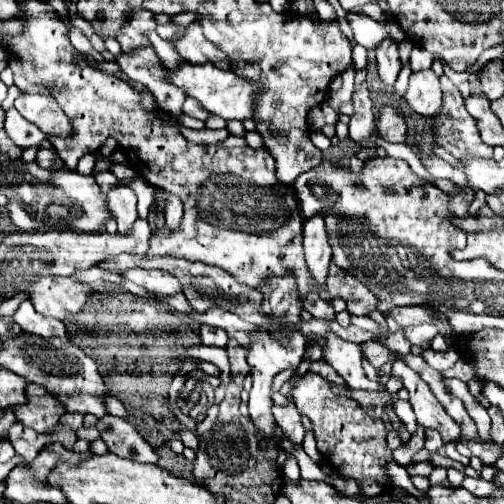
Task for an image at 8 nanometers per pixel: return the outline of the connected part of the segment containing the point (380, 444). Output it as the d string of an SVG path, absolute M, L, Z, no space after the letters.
M306 373L298 381L298 385L294 387L292 395L294 395L296 409L302 415L306 415L312 421L312 425L314 425L314 437L316 437L318 451L324 455L324 459L330 463L335 471L347 478L353 478L358 483L360 491L361 484L375 482L383 485L386 491L388 489L388 476L385 464L394 461L394 459L392 459L392 451L388 449L388 443L386 443L384 421L382 419L372 419L372 417L364 415L364 409L354 399L334 395L330 383L326 379L322 379L320 375L316 375L316 373Z

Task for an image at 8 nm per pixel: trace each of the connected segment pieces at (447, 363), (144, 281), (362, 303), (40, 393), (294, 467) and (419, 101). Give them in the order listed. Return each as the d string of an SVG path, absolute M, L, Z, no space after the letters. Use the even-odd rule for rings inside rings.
M448 347L446 351L432 351L432 349L426 349L422 353L422 357L426 359L426 363L438 371L444 371L444 369L450 369L456 359L460 359L460 353L456 353L454 347Z
M128 269L122 273L126 279L130 279L132 283L144 287L146 291L156 293L160 299L166 299L170 295L182 293L182 285L176 281L176 277L172 277L166 271L158 271L158 269Z
M334 261L320 295L326 299L344 299L352 315L370 315L378 307L378 297L358 277L352 277L352 273L340 269Z
M36 385L32 389L28 389L30 393L30 401L28 405L18 405L14 407L14 415L16 419L26 425L32 427L38 433L52 433L52 429L58 425L58 419L62 413L66 413L64 405L60 405L44 387Z
M291 454L282 467L282 473L291 481L298 482L301 479L300 468L297 460Z
M432 69L426 71L418 71L410 75L410 85L406 91L408 105L412 107L412 111L418 113L418 105L426 107L426 115L434 115L442 109L442 89L440 89L440 81L434 75Z

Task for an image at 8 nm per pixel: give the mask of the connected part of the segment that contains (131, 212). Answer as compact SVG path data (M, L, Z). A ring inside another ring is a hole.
M116 187L108 193L108 203L110 203L110 209L112 209L116 221L118 221L118 233L128 235L134 221L138 219L134 191L128 187Z

